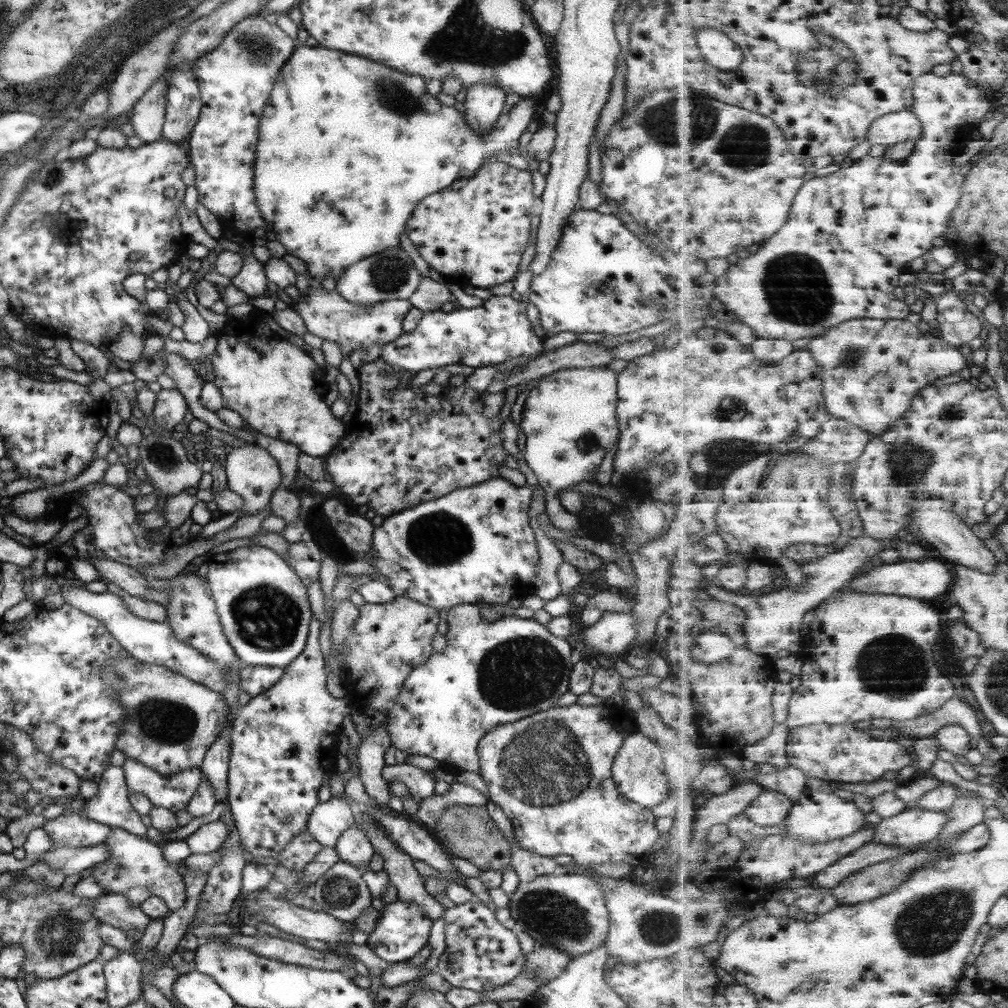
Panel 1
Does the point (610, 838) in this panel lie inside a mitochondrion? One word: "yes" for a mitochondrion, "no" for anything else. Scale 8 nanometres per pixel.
no

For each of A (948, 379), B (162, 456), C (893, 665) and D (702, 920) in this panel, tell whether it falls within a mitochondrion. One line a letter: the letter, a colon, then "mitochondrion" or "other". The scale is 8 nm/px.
A: other
B: mitochondrion
C: mitochondrion
D: mitochondrion

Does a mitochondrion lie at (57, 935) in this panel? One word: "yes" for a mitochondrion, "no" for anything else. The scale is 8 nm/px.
yes

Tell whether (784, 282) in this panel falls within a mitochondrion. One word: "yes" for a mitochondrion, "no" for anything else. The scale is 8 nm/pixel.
yes

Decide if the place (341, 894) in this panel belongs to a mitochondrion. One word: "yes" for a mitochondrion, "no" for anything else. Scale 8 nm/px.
yes

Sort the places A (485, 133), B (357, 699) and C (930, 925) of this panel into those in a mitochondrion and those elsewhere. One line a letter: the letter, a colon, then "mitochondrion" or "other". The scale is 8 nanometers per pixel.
A: other
B: other
C: mitochondrion

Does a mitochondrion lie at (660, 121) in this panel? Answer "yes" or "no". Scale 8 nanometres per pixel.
yes

